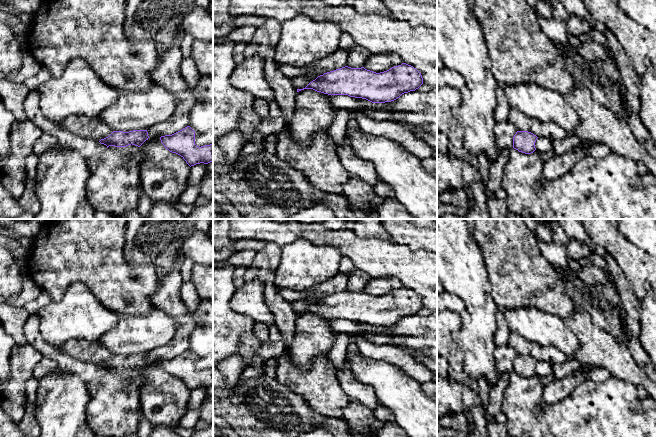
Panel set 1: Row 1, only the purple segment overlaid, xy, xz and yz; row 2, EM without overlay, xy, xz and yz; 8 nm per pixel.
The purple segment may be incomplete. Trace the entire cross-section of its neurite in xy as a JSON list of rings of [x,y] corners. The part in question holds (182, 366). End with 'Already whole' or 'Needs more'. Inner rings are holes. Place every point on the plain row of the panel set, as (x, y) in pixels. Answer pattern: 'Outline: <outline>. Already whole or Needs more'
Outline: [[[190,350],[172,359],[161,360],[160,364],[166,373],[180,379],[190,391],[213,386],[213,368],[197,370],[195,355]]]. Already whole

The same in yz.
Outline: [[[517,355],[513,361],[513,372],[525,378],[533,377],[537,360],[528,355]]]. Already whole

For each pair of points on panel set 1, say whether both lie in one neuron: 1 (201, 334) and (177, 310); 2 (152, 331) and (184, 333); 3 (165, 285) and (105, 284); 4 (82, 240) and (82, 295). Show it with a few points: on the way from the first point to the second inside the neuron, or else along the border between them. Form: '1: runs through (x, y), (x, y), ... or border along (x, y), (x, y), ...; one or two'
1: border along (196, 326), (190, 335), (188, 349); two
2: border along (166, 311), (176, 321), (176, 332), (158, 347); two
3: border along (160, 277), (151, 296), (153, 306); two
4: border along (62, 295), (72, 283), (81, 282), (98, 300); two

